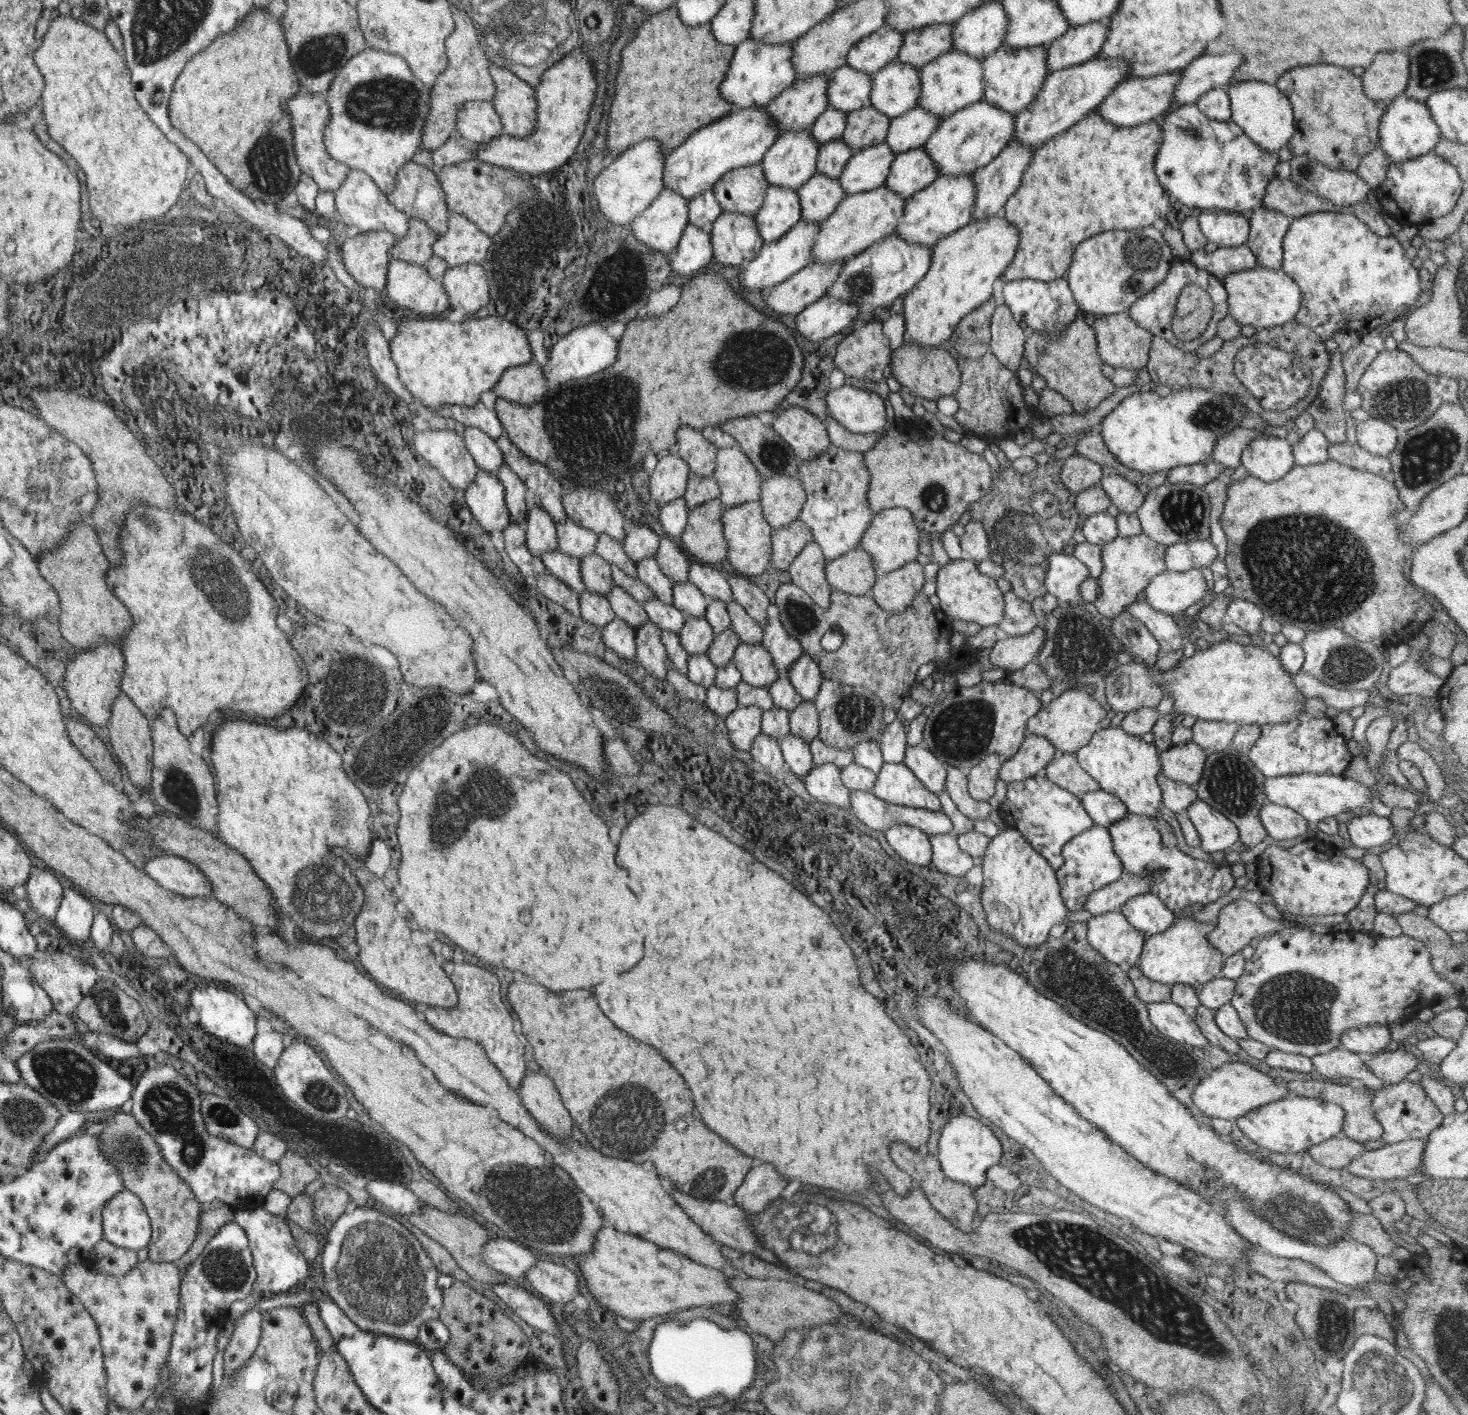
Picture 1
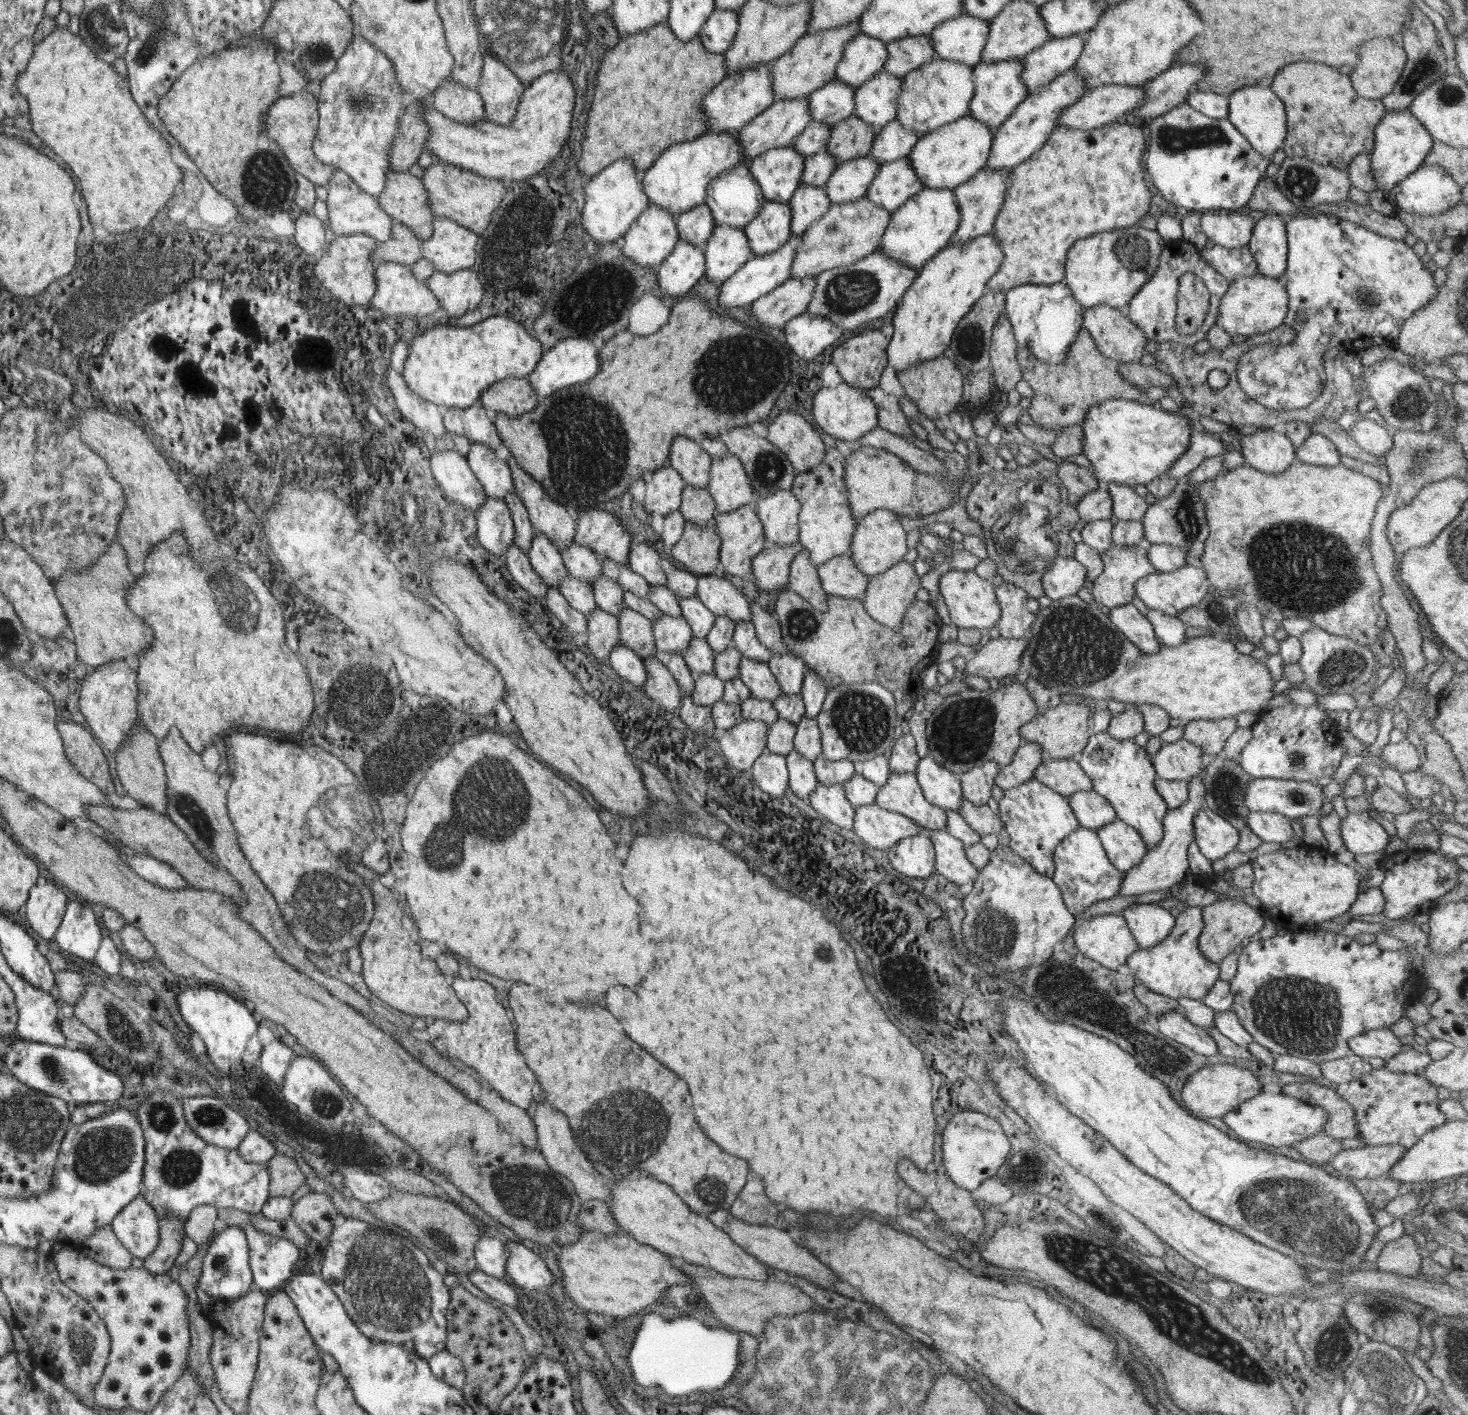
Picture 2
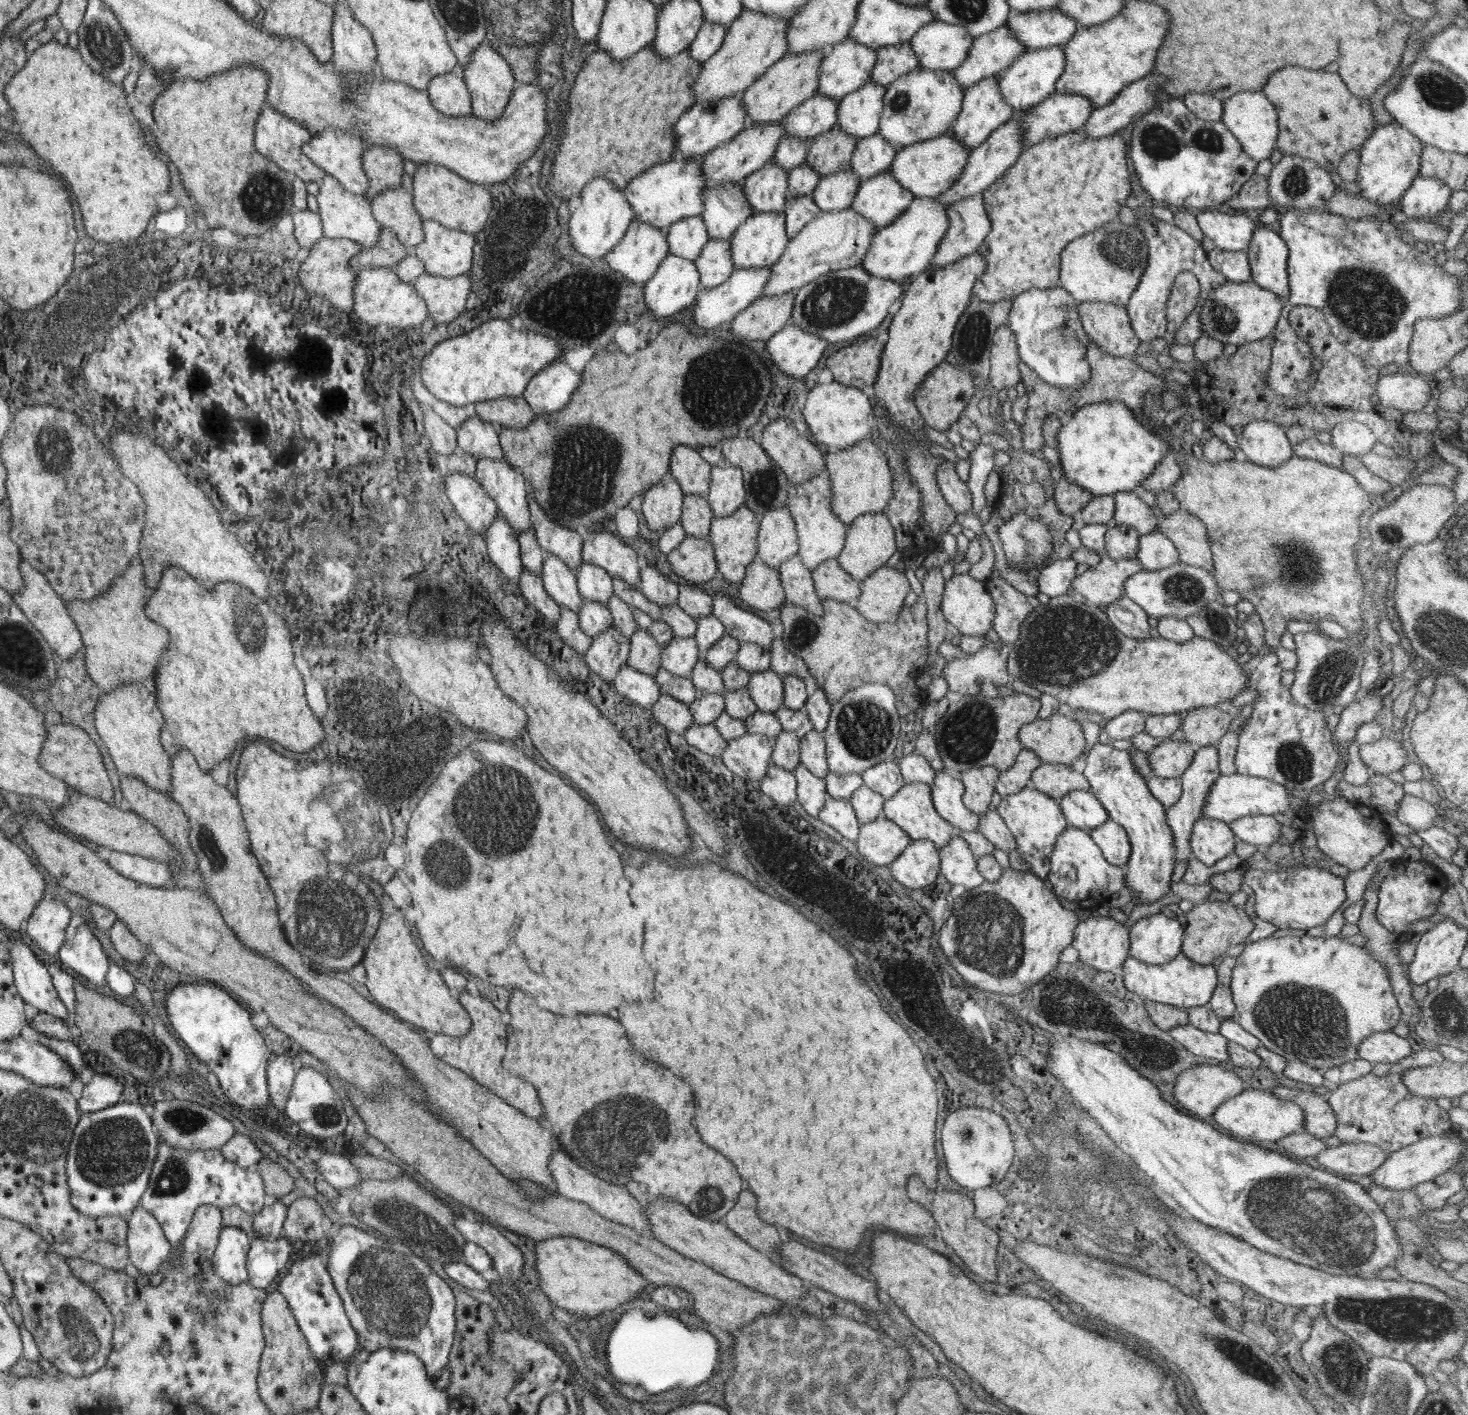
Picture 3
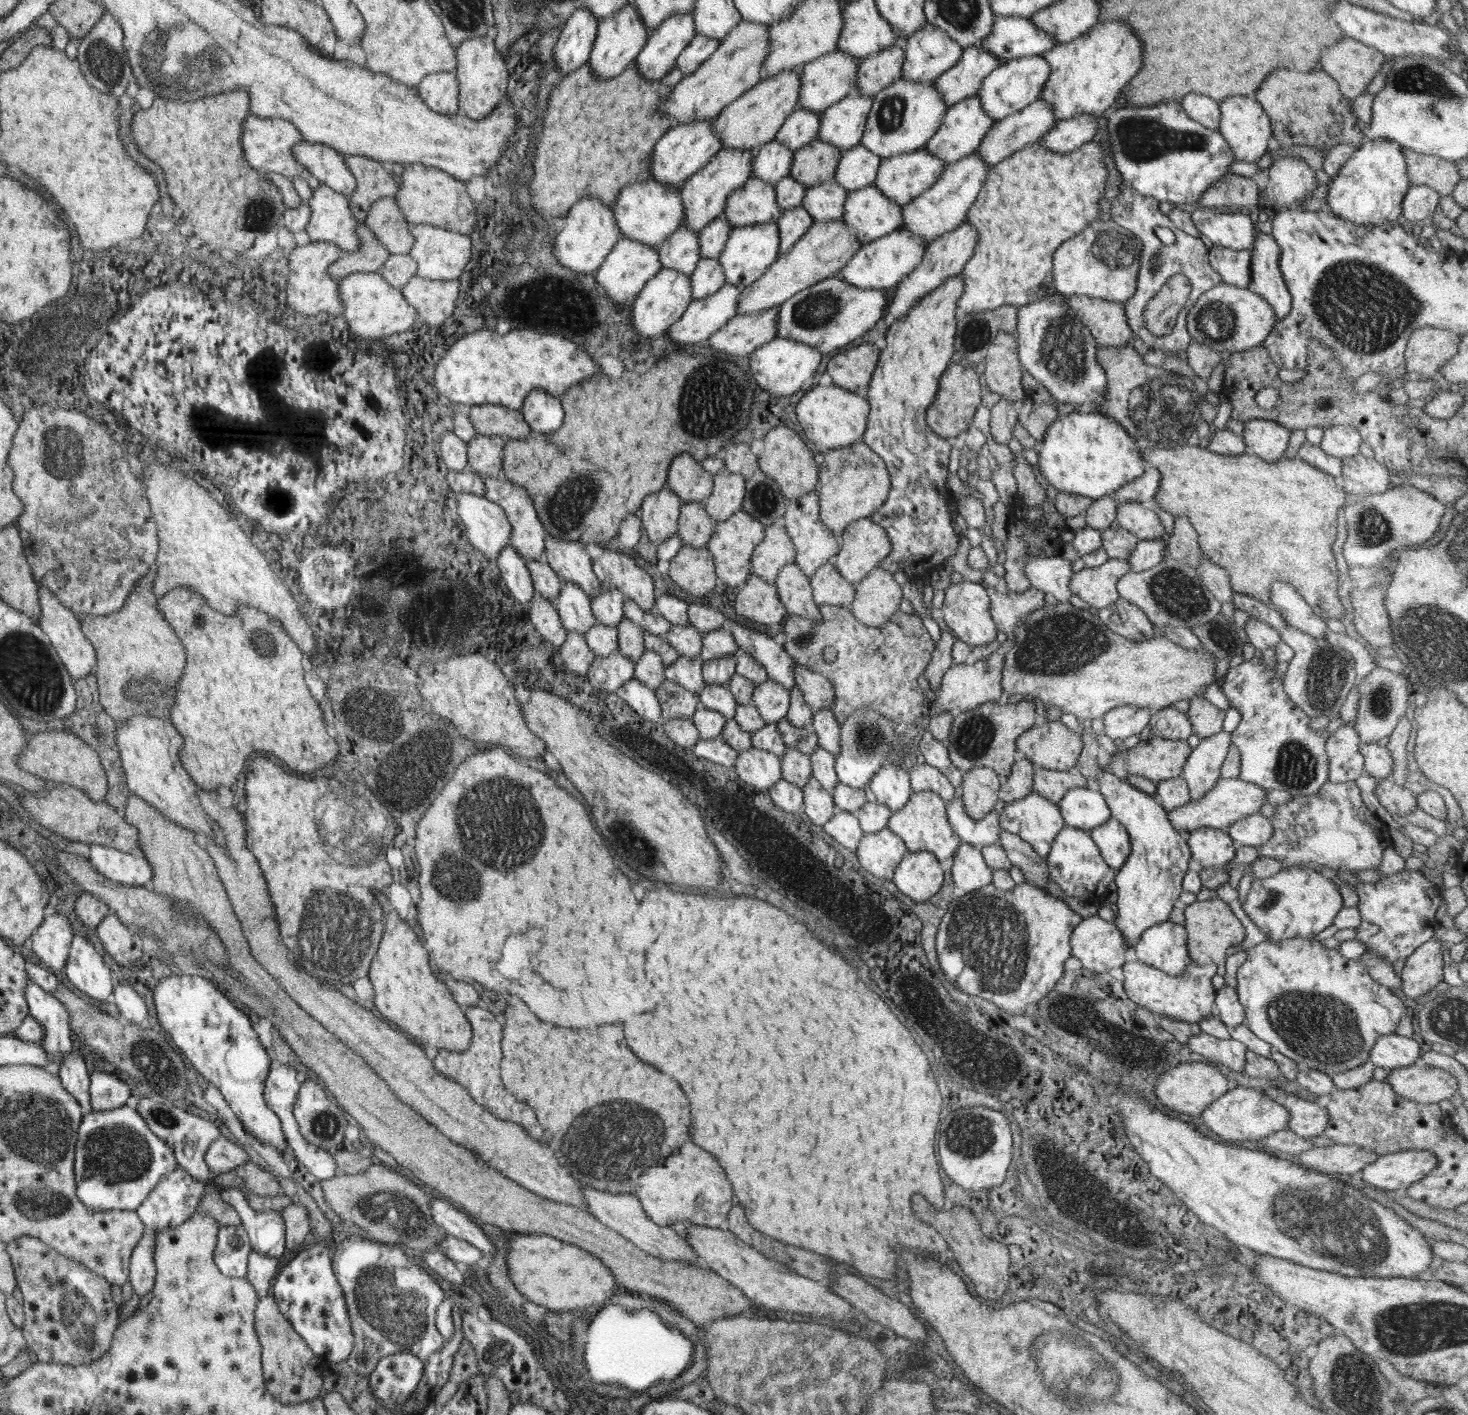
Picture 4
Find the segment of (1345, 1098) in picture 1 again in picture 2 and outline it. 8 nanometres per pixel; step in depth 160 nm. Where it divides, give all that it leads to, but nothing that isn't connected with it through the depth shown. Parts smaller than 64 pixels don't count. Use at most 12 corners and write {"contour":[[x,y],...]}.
{"contour":[[1307,1084],[1292,1090],[1300,1102],[1328,1113],[1323,1134],[1359,1136],[1355,1110],[1335,1090]]}

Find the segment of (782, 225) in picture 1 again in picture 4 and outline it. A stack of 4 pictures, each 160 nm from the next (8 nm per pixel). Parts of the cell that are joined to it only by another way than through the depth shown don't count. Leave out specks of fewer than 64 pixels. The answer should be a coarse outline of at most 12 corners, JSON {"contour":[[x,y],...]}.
{"contour":[[776,222],[732,228],[726,283],[751,285],[777,259]]}

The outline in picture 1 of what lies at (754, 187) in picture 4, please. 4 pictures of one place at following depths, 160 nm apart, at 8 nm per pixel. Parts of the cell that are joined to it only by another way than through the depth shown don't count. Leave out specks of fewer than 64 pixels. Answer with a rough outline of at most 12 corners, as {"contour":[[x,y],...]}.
{"contour":[[810,129],[781,134],[760,162],[769,186],[794,191],[817,172]]}

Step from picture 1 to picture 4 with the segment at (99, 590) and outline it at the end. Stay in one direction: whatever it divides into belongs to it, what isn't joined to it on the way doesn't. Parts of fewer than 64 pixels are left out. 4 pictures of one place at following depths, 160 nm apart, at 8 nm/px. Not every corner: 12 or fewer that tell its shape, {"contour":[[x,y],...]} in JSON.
{"contour":[[157,568],[118,614],[80,617],[100,703],[171,719],[186,647]]}

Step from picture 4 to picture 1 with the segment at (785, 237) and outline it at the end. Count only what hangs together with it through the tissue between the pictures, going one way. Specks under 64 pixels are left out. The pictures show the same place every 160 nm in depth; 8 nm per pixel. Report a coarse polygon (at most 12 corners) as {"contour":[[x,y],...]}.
{"contour":[[816,172],[796,191],[801,220],[824,221],[845,198]]}

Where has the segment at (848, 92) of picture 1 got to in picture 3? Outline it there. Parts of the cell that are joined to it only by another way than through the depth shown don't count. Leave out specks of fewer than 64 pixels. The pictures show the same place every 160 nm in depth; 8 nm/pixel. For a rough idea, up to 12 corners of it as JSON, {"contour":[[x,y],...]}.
{"contour":[[815,94],[784,118],[812,140],[836,125],[839,100]]}

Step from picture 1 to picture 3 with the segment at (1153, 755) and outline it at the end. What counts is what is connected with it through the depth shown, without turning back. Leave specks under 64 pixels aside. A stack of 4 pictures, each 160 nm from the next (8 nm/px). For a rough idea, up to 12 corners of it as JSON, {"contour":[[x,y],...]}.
{"contour":[[1096,743],[1084,776],[1132,848],[1139,904],[1170,890],[1173,834],[1127,750]]}

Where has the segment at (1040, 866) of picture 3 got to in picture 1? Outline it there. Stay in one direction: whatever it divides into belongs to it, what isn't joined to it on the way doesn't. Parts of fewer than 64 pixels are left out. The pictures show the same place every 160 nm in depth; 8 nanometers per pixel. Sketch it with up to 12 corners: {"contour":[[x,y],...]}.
{"contour":[[1044,773],[1007,783],[1003,822],[1055,871],[1095,825]]}

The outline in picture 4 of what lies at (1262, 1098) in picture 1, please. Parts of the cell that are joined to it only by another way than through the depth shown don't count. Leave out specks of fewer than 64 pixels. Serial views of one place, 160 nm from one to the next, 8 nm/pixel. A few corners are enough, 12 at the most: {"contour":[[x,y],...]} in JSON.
{"contour":[[1213,1063],[1164,1072],[1166,1108],[1198,1117],[1232,1085]]}

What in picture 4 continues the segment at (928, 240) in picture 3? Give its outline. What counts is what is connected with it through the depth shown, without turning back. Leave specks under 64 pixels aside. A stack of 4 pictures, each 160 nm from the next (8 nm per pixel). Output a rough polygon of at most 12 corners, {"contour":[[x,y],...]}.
{"contour":[[900,226],[862,245],[841,270],[850,285],[886,291],[926,249]]}

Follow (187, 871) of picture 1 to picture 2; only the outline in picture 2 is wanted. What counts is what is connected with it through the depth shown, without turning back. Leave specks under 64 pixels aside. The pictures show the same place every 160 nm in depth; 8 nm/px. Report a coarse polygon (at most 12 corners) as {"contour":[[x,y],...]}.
{"contour":[[130,853],[136,874],[172,890],[190,888],[187,879],[167,862]]}

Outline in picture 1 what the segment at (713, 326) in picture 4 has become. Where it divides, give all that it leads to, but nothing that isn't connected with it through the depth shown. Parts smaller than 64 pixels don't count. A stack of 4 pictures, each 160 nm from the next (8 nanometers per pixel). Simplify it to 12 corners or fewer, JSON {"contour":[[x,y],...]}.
{"contour":[[798,221],[740,267],[744,290],[771,289],[812,262],[821,222]]}

